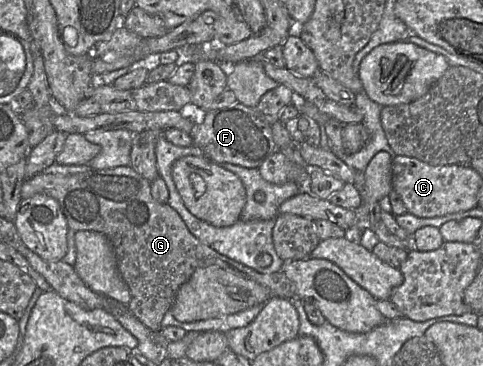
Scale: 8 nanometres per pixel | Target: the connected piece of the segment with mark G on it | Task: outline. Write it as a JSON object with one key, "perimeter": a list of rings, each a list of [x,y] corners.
{"perimeter":[[[131,166],[89,170],[71,175],[40,173],[26,179],[21,188],[22,199],[30,198],[35,194],[45,194],[56,199],[67,219],[69,228],[76,232],[83,230],[99,232],[109,239],[115,252],[118,270],[131,293],[131,300],[127,307],[141,323],[152,331],[162,330],[161,322],[165,313],[171,310],[178,290],[198,268],[218,267],[265,286],[273,296],[296,299],[295,286],[282,271],[272,274],[258,273],[217,253],[198,240],[168,203],[159,203],[152,197],[151,182],[135,172]]]}

